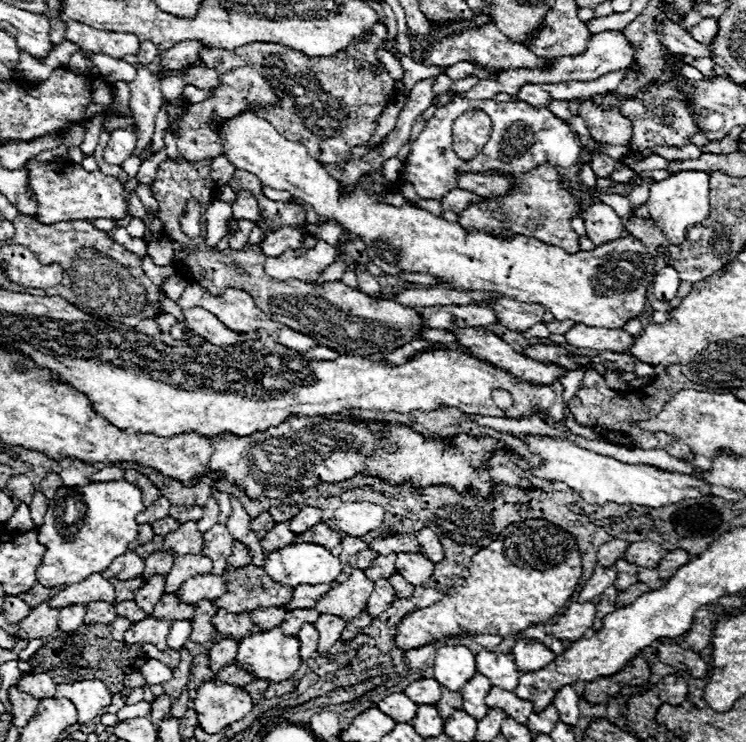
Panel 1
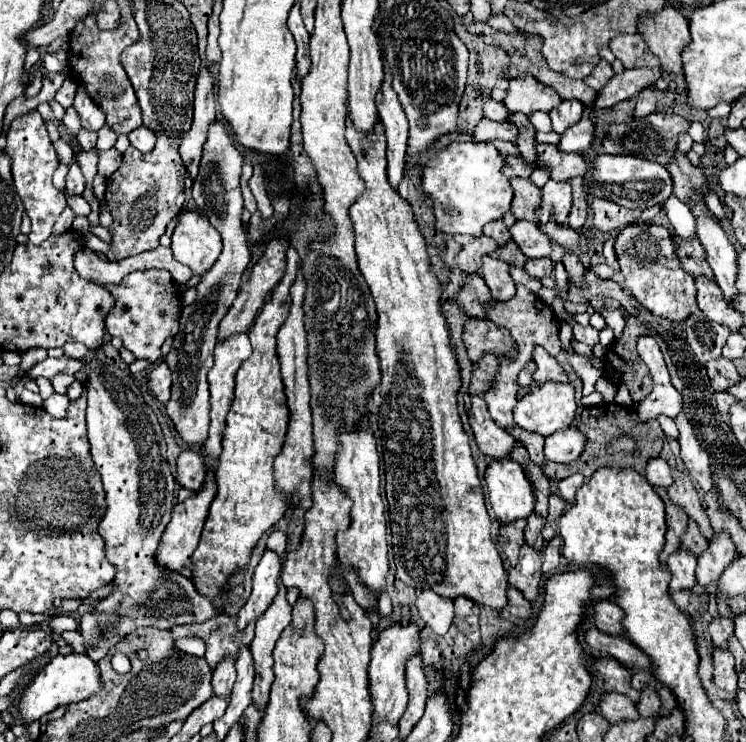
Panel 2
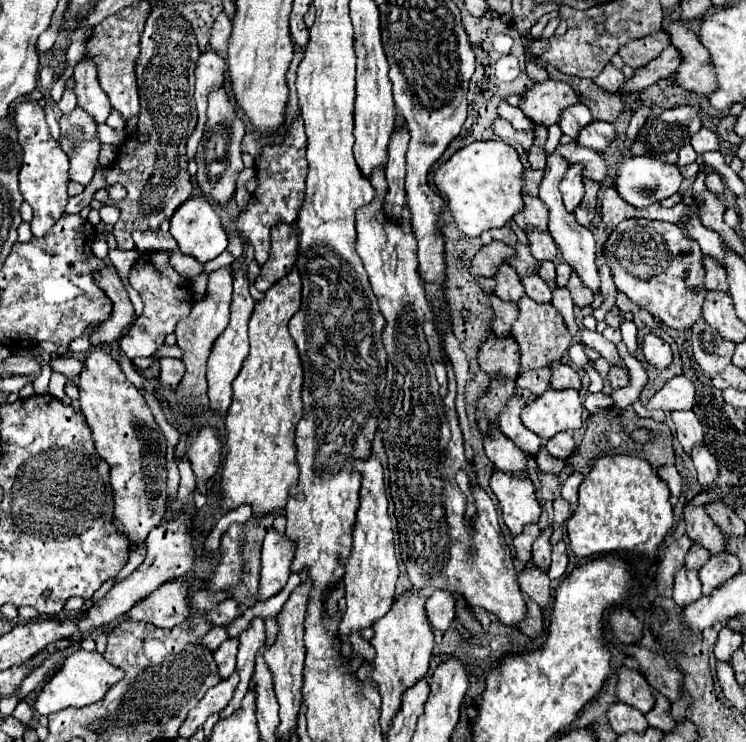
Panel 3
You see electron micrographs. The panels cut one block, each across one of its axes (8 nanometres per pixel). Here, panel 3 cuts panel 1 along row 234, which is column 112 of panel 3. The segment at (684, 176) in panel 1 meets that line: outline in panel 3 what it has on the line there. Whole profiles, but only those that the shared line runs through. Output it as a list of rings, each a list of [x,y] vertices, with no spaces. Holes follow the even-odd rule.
[[[76,650],[74,654],[70,654],[70,656],[62,662],[62,666],[56,670],[56,674],[44,684],[44,688],[40,690],[40,694],[38,694],[36,700],[34,700],[34,710],[36,710],[38,714],[48,716],[48,714],[52,714],[52,712],[64,710],[64,708],[68,708],[68,706],[82,708],[82,706],[94,704],[94,702],[102,700],[104,694],[110,690],[110,686],[116,684],[122,676],[124,676],[124,670],[108,664],[108,662],[104,660],[104,656],[98,654],[96,650],[94,650],[94,652]]]

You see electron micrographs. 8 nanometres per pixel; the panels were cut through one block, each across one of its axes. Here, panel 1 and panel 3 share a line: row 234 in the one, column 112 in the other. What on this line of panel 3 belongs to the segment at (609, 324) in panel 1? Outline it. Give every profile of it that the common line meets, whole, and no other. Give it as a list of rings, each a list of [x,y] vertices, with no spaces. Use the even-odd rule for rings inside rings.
[[[104,346],[92,350],[88,354],[88,358],[84,360],[78,390],[80,390],[82,414],[86,416],[86,422],[92,430],[96,452],[110,466],[110,486],[112,486],[112,494],[114,494],[114,528],[118,532],[122,532],[130,540],[130,544],[142,544],[146,540],[146,536],[150,534],[150,530],[156,528],[164,520],[168,502],[170,502],[168,488],[166,488],[166,480],[168,480],[166,438],[164,438],[160,426],[156,424],[154,414],[148,408],[144,396],[124,376],[116,358],[108,350],[104,350]]]

